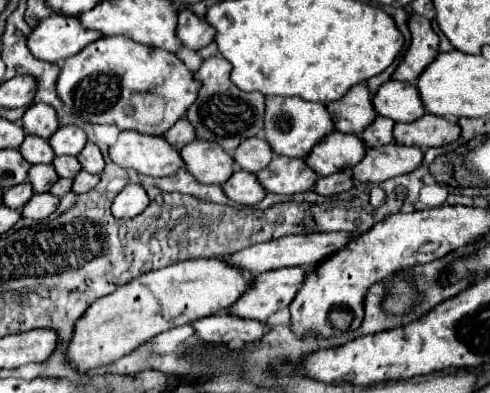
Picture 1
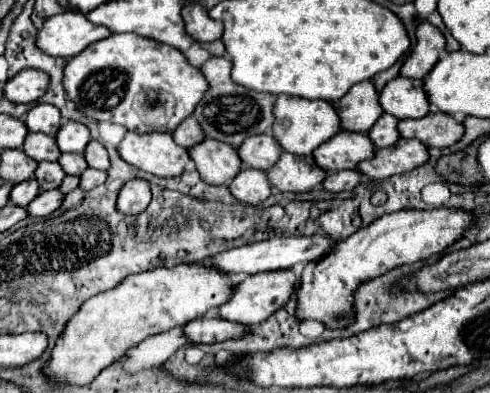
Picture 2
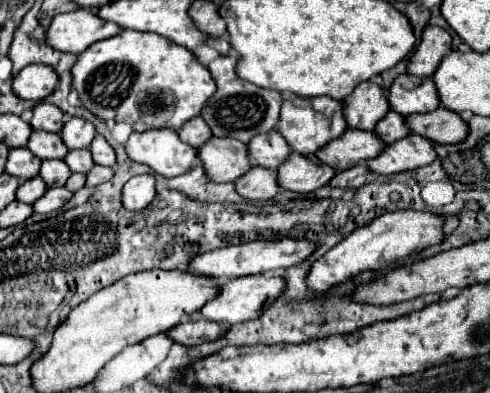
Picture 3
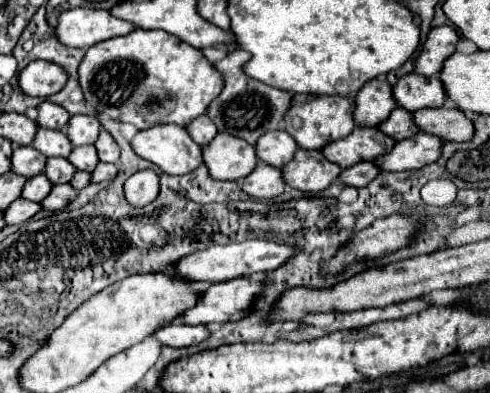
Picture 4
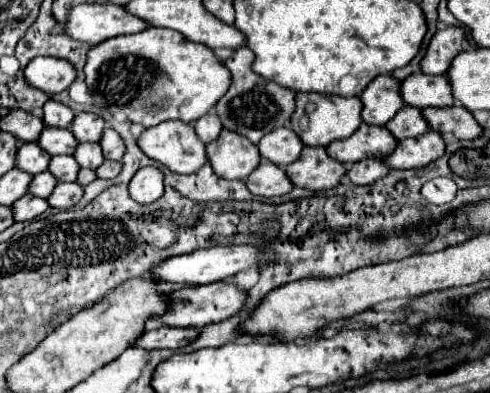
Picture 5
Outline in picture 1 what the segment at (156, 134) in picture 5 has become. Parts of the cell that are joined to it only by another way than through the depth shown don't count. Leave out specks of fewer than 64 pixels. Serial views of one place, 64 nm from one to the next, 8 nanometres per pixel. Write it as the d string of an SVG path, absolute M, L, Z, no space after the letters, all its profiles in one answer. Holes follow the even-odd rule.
M134 130L120 132L118 142L110 146L110 158L122 168L134 168L148 176L172 176L184 166L180 152L164 136L148 136Z

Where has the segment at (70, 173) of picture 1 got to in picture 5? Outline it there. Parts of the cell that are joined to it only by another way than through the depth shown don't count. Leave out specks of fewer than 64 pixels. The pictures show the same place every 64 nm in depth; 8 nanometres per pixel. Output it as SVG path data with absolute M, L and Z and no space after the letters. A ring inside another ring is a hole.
M94 142L94 144L78 144L76 152L74 152L74 158L80 166L84 168L92 168L96 170L102 162L104 162L104 154L100 152L100 144Z

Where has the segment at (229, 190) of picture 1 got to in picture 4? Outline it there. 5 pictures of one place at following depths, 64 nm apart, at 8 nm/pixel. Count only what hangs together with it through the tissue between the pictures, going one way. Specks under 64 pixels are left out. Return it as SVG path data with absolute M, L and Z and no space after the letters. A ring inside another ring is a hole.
M258 164L252 170L252 174L248 174L240 182L240 186L252 198L276 198L286 188L284 178L280 176L280 170L272 168L270 164Z

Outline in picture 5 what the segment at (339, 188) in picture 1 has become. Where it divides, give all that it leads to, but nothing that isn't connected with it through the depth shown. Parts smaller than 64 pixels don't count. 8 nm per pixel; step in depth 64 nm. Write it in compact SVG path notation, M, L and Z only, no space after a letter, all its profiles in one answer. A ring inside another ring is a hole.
M368 158L368 160L360 160L356 164L352 164L352 168L348 170L348 180L352 184L364 186L364 184L374 184L376 180L388 176L390 168L388 164L384 164L384 160L378 158Z

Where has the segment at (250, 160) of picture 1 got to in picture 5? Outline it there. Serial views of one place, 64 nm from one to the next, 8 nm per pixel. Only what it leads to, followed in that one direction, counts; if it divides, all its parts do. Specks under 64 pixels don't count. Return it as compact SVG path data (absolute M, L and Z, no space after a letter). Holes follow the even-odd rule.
M276 128L260 140L258 148L266 160L284 168L292 164L292 160L300 158L304 144L300 144L300 138L290 128Z

